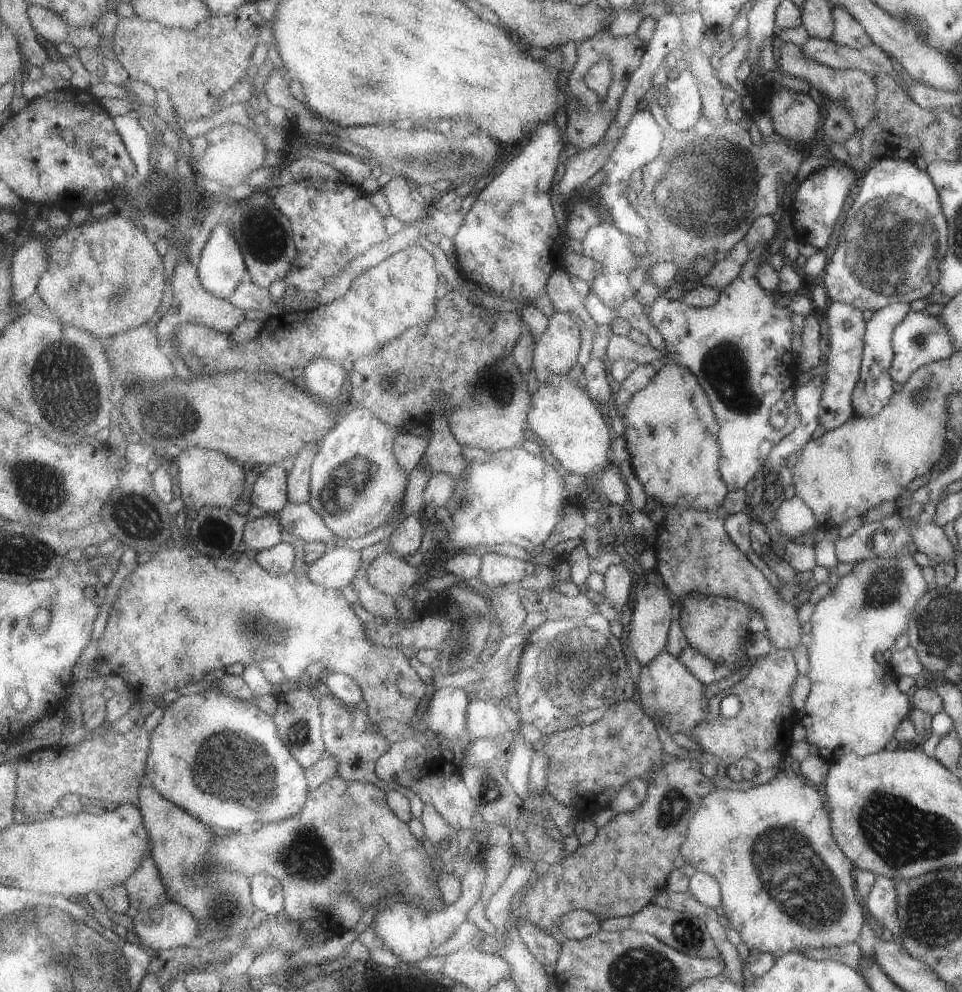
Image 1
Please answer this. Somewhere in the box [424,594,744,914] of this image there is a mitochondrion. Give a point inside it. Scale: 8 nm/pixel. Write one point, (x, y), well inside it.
(567, 653)

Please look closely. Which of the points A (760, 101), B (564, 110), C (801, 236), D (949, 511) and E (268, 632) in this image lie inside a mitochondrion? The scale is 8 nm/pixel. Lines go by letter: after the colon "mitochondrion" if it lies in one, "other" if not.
A: other
B: other
C: other
D: other
E: mitochondrion

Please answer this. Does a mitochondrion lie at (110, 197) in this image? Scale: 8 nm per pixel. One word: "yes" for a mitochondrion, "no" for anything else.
no

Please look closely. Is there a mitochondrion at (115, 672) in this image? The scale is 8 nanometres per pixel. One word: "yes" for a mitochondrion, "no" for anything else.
no

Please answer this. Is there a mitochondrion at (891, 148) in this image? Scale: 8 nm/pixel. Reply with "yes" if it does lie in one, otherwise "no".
no

